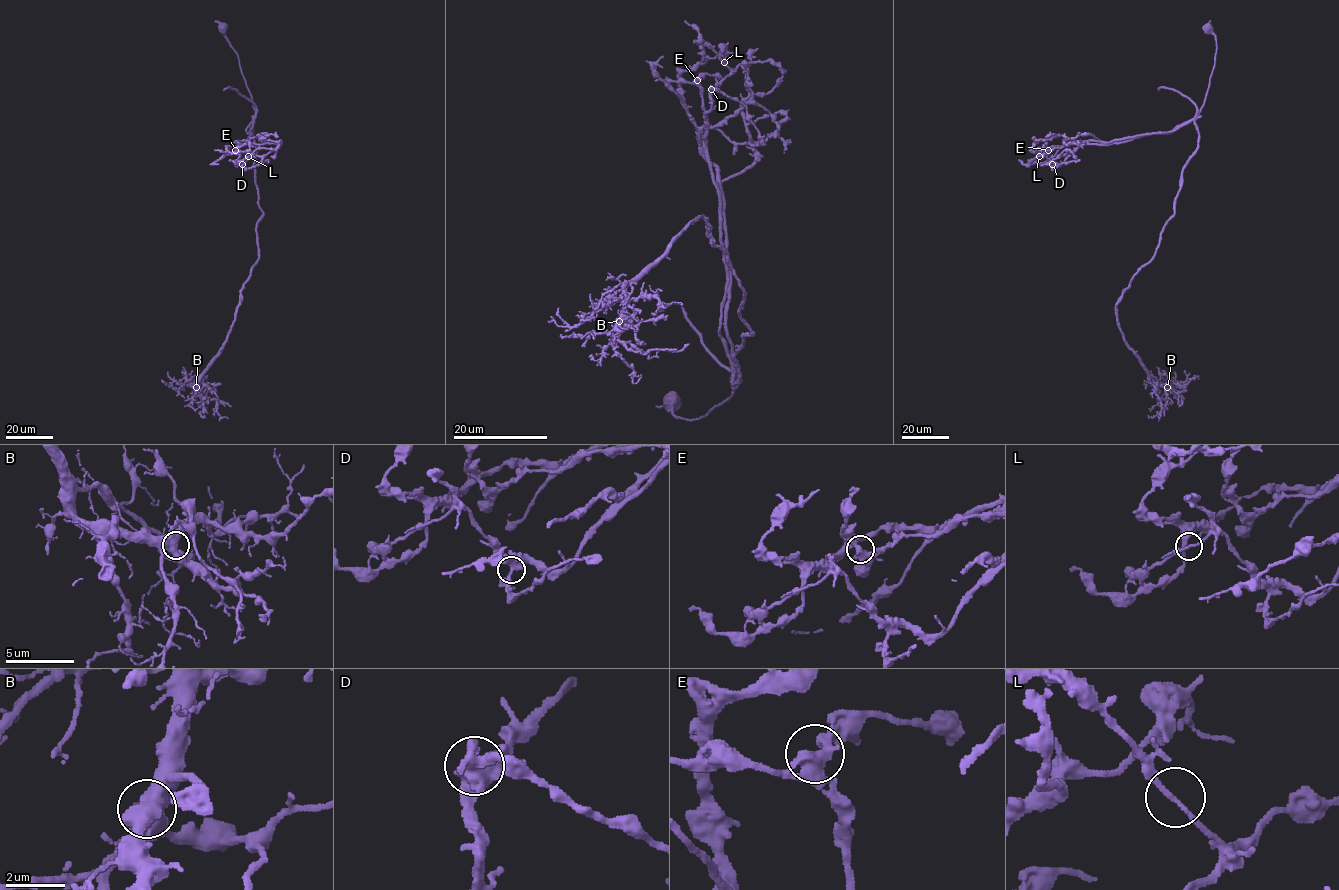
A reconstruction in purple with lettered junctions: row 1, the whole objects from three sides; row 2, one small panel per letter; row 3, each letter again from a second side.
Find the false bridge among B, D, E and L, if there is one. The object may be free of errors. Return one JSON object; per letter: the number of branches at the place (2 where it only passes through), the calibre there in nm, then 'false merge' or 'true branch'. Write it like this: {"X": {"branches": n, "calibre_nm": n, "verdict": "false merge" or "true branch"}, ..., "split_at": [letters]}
{"B": {"branches": 2, "calibre_nm": 600, "verdict": "true branch"}, "D": {"branches": 2, "calibre_nm": 480, "verdict": "true branch"}, "E": {"branches": 2, "calibre_nm": 440, "verdict": "true branch"}, "L": {"branches": 2, "calibre_nm": 150, "verdict": "false merge"}, "split_at": ["L"]}

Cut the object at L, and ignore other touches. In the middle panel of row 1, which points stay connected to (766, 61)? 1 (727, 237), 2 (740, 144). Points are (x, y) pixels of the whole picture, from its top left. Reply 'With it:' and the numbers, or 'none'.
With it: 2

